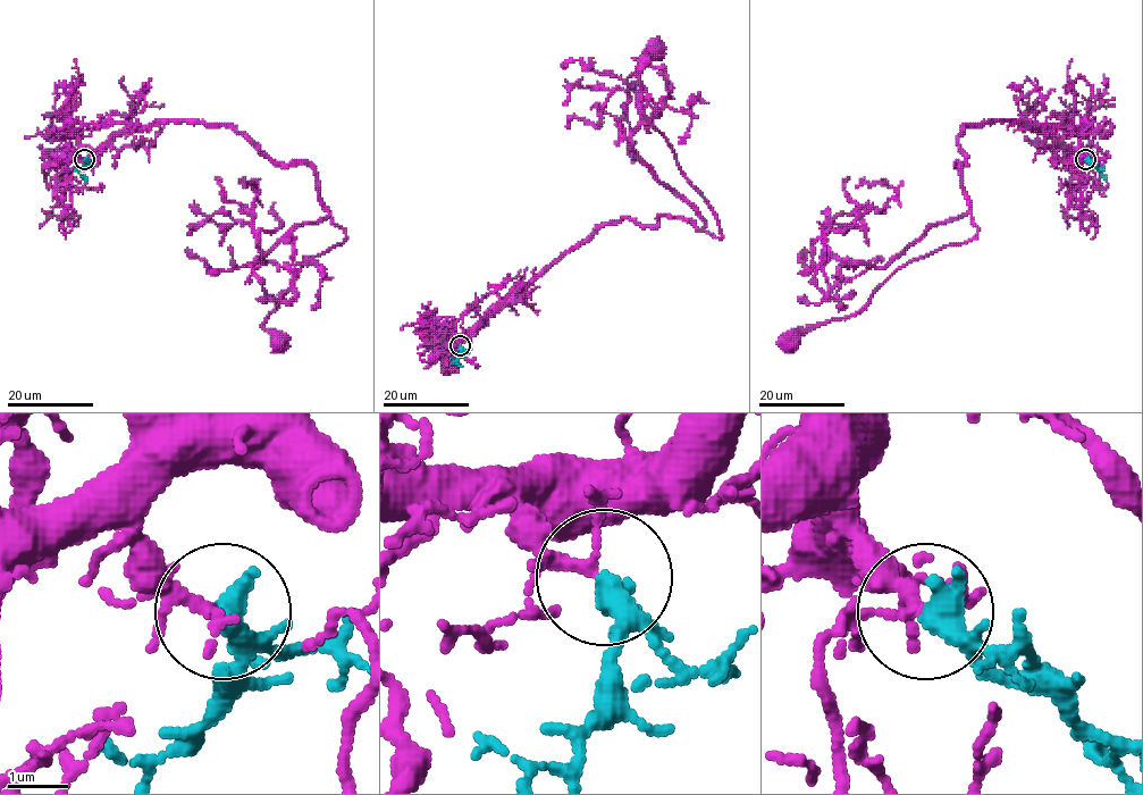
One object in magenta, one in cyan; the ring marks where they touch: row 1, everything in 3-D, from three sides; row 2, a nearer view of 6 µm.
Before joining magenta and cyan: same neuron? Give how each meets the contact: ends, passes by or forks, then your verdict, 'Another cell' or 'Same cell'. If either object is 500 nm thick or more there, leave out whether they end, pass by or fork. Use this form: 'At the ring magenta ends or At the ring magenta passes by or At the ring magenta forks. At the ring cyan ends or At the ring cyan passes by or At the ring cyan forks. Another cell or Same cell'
At the ring magenta forks. At the ring cyan forks. Same cell

